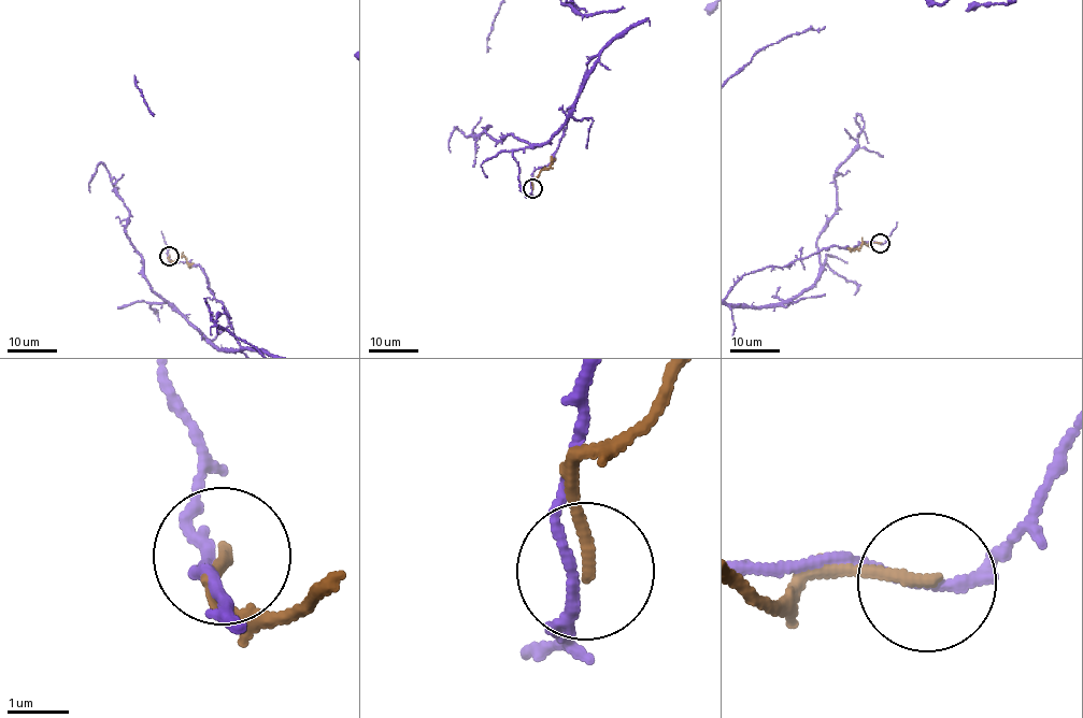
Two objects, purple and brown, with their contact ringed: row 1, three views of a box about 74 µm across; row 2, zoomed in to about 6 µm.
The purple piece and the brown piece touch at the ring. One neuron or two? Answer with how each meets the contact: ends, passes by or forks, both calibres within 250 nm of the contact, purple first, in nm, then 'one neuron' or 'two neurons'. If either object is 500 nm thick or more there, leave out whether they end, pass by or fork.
purple passes by; brown ends there; 170 nm thick on the purple side, 180 nm on the other; two neurons

